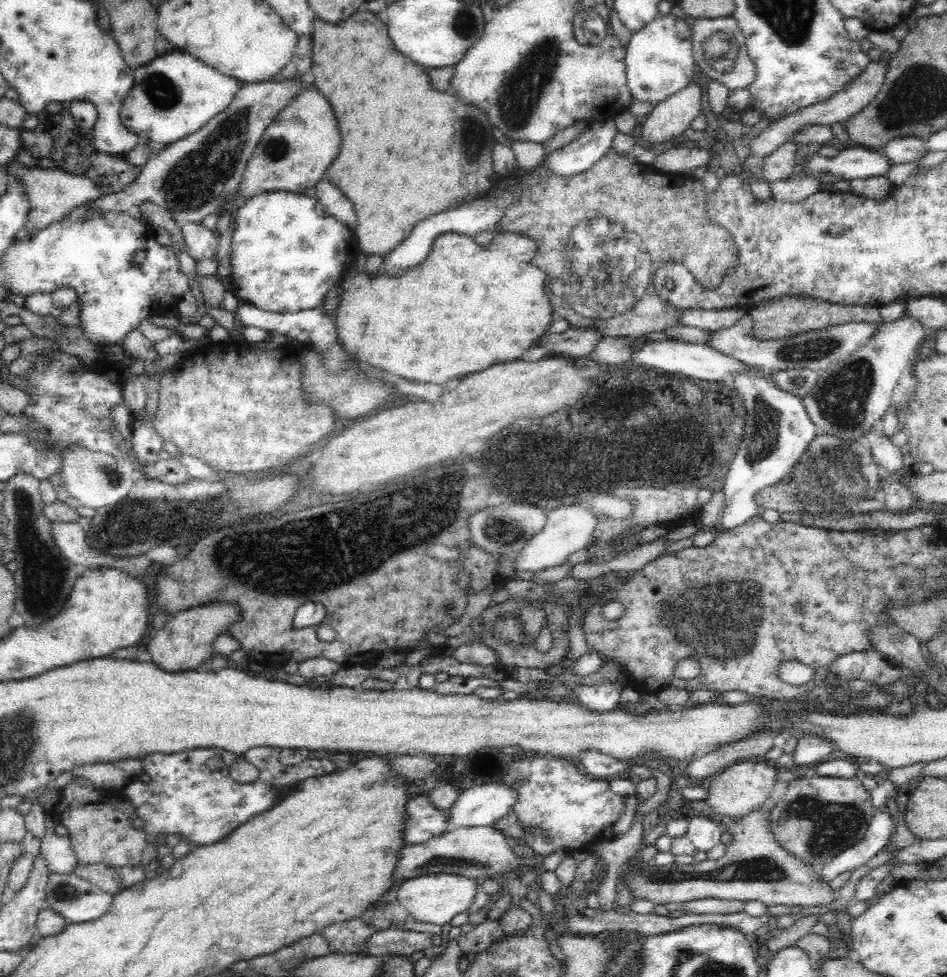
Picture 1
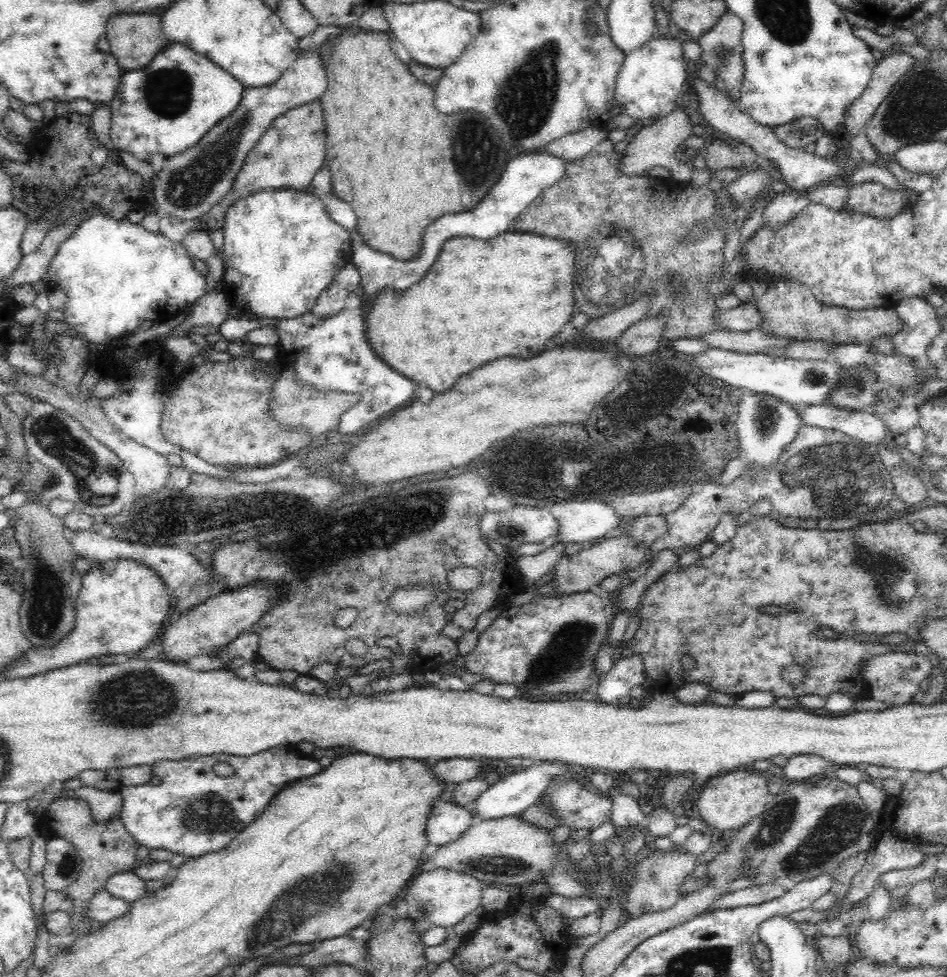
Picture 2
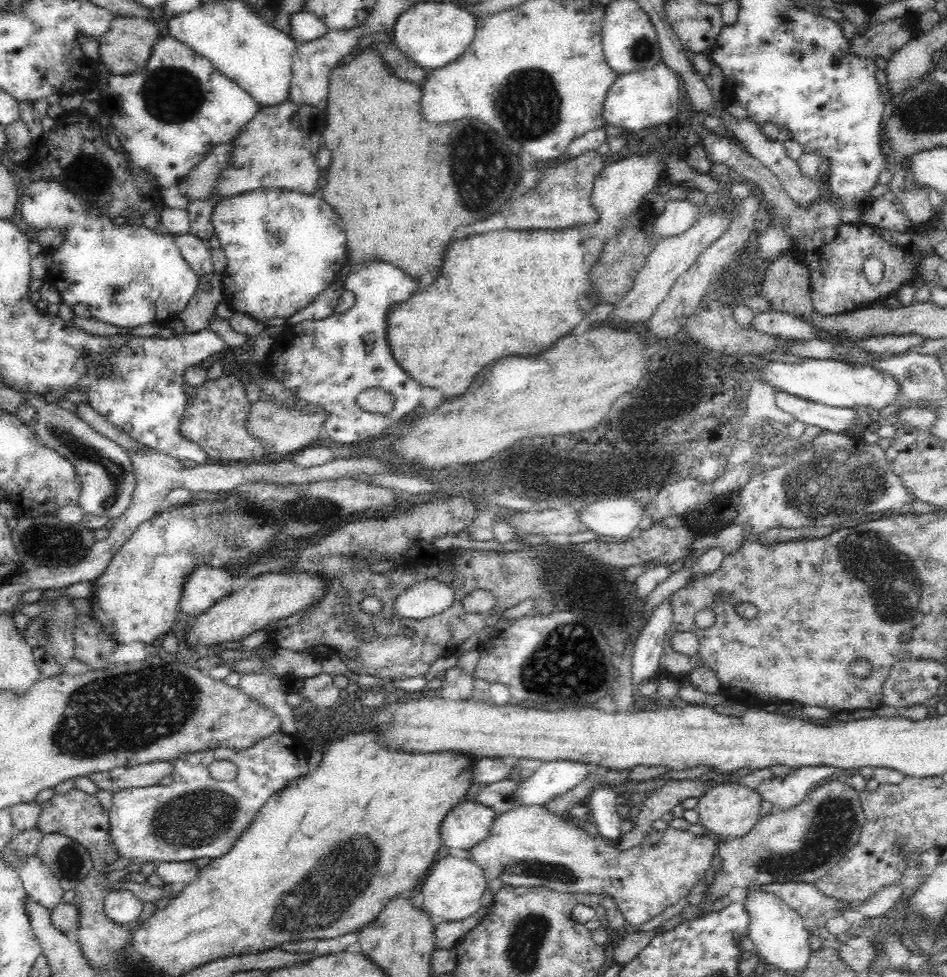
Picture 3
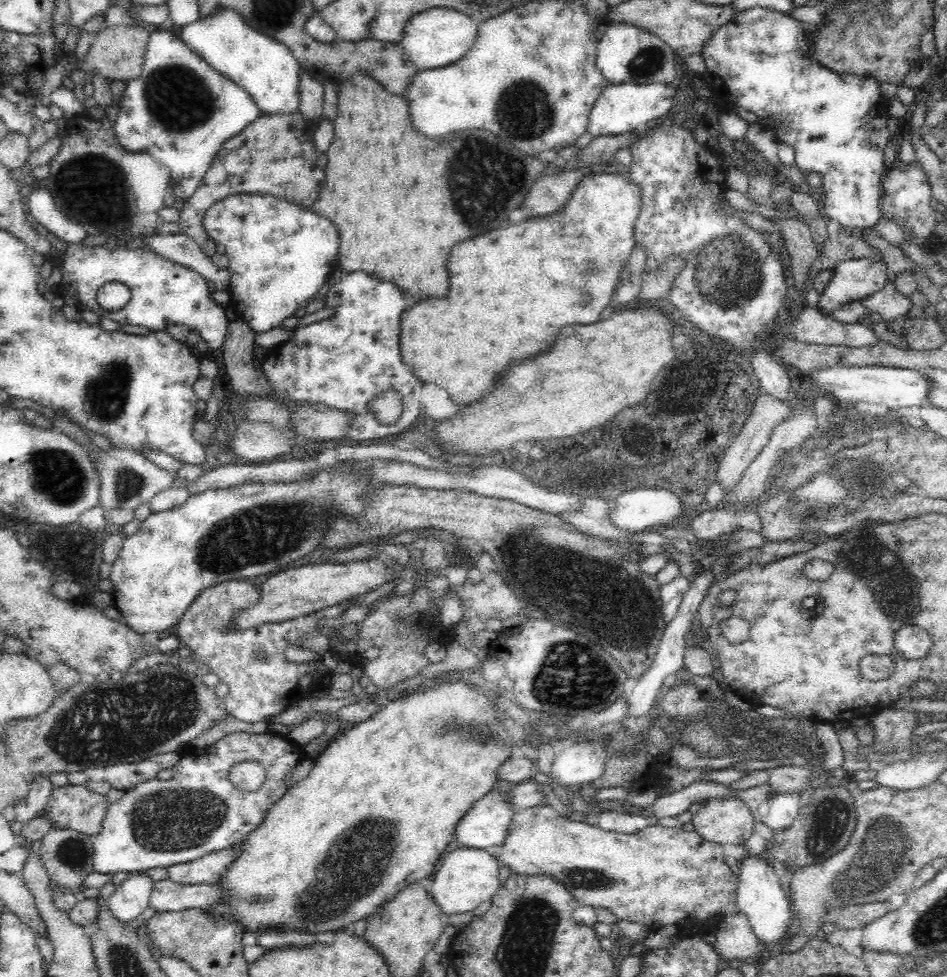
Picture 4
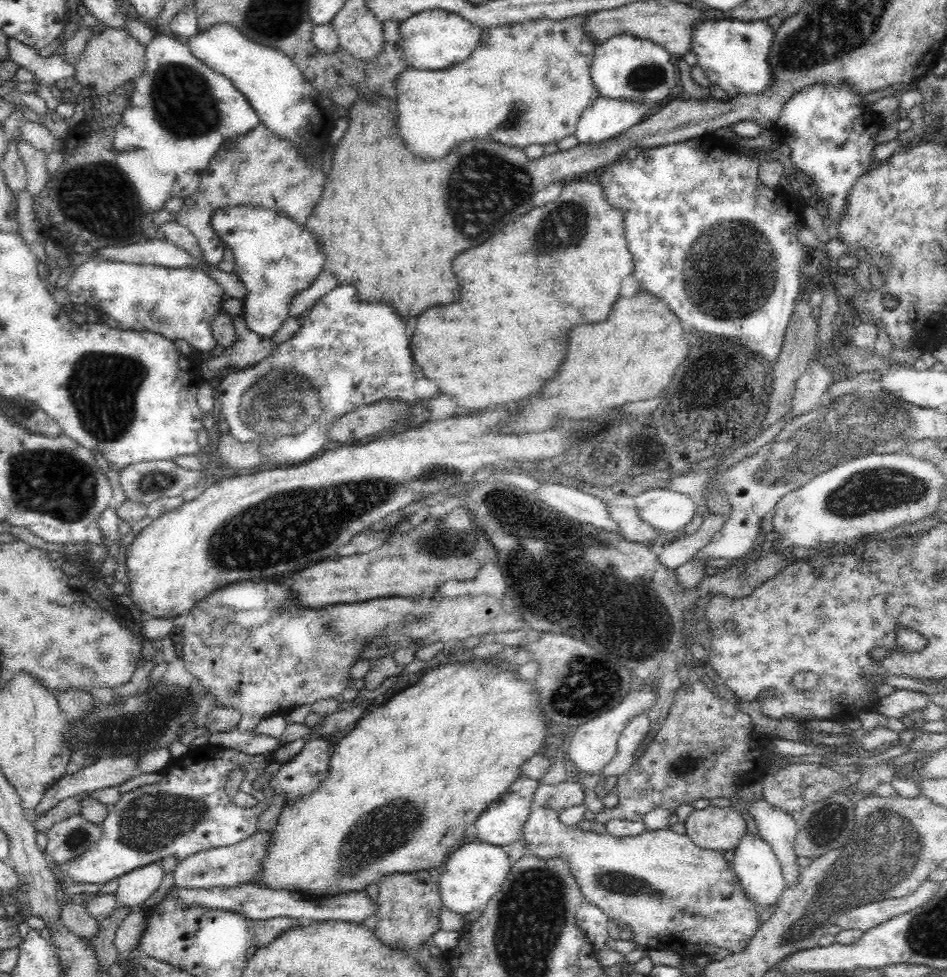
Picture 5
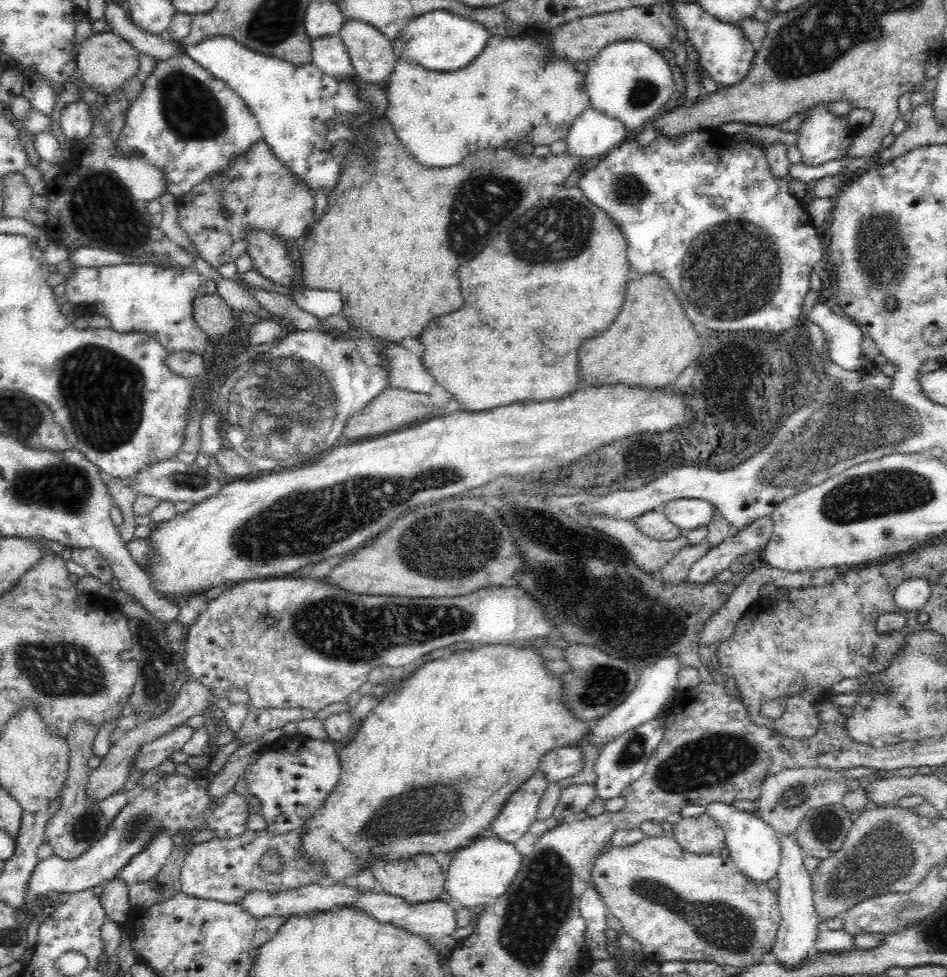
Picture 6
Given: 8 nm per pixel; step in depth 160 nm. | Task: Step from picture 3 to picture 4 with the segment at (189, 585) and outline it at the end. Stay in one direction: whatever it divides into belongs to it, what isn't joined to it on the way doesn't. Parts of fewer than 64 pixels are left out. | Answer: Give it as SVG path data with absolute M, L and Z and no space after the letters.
M249 580L226 581L203 590L177 622L177 636L191 652L188 660L196 665L205 664L210 673L218 676L220 683L228 686L225 710L246 724L266 722L279 716L302 698L314 694L332 676L321 658L296 663L284 655L289 646L303 648L309 639L327 632L324 626L315 625L325 617L320 611L246 630L235 626L235 618L244 609L254 606L260 597L260 589Z

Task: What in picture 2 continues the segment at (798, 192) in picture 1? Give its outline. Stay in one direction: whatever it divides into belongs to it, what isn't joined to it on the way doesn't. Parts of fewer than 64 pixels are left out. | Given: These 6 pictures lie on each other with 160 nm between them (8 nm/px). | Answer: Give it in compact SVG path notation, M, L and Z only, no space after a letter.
M787 191L768 202L763 210L763 227L771 232L780 232L800 214L810 203L812 198L807 194Z

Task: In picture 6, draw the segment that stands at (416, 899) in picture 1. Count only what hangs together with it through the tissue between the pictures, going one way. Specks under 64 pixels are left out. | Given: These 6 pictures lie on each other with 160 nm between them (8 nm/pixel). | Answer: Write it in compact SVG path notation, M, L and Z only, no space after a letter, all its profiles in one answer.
M478 837L471 846L458 850L451 860L445 878L445 890L458 905L469 910L475 906L494 905L495 900L510 888L523 858L512 843Z

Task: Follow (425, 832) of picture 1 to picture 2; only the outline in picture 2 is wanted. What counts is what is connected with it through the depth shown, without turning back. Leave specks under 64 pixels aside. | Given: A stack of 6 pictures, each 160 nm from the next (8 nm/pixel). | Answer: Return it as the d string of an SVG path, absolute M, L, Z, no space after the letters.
M442 799L433 804L426 823L426 834L430 844L446 846L456 842L478 820L472 809L461 804L448 804Z

